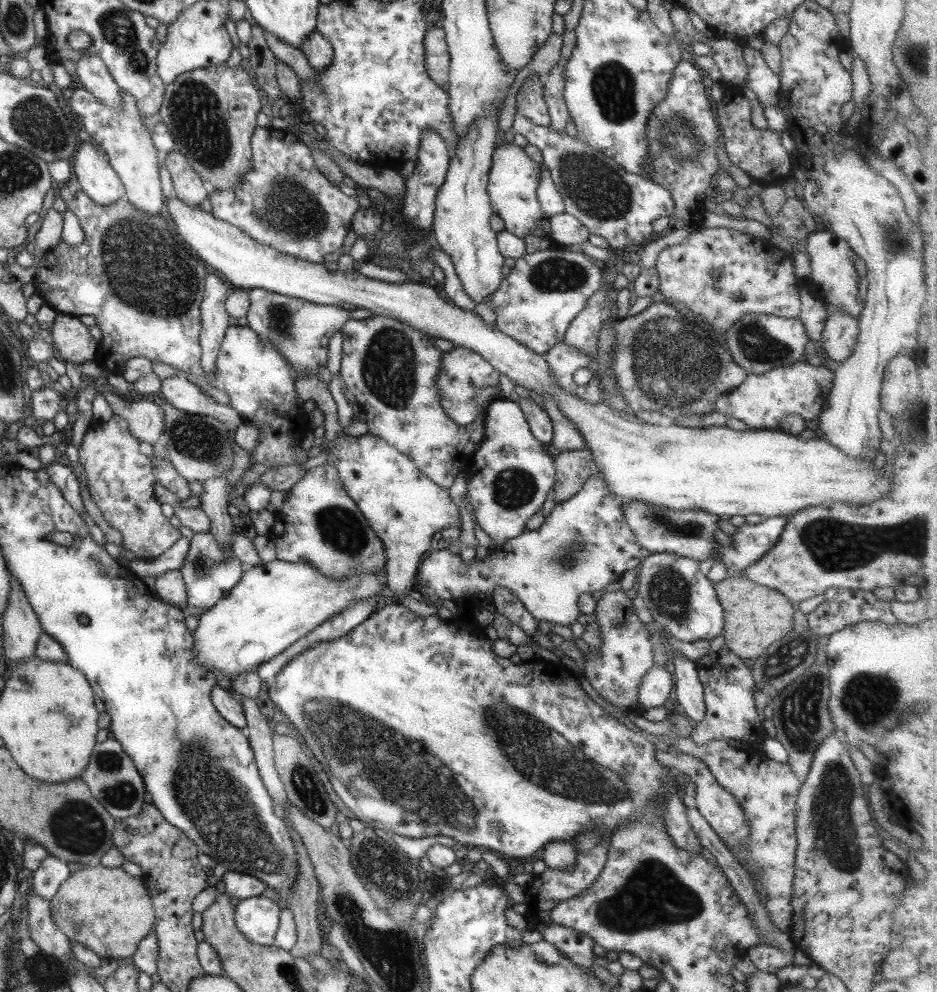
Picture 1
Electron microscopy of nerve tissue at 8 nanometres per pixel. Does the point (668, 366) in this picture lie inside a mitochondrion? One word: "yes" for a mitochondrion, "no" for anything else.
yes

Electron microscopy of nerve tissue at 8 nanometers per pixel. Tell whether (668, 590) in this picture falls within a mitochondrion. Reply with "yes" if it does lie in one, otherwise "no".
yes

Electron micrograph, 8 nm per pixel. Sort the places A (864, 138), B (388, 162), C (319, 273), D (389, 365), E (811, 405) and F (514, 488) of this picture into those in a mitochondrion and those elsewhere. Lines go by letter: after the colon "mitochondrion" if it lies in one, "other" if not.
A: other
B: other
C: other
D: mitochondrion
E: other
F: mitochondrion

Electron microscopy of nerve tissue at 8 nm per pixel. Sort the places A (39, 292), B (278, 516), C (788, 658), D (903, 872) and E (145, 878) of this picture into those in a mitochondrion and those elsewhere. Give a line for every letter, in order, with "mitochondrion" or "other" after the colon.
A: other
B: other
C: mitochondrion
D: other
E: other

